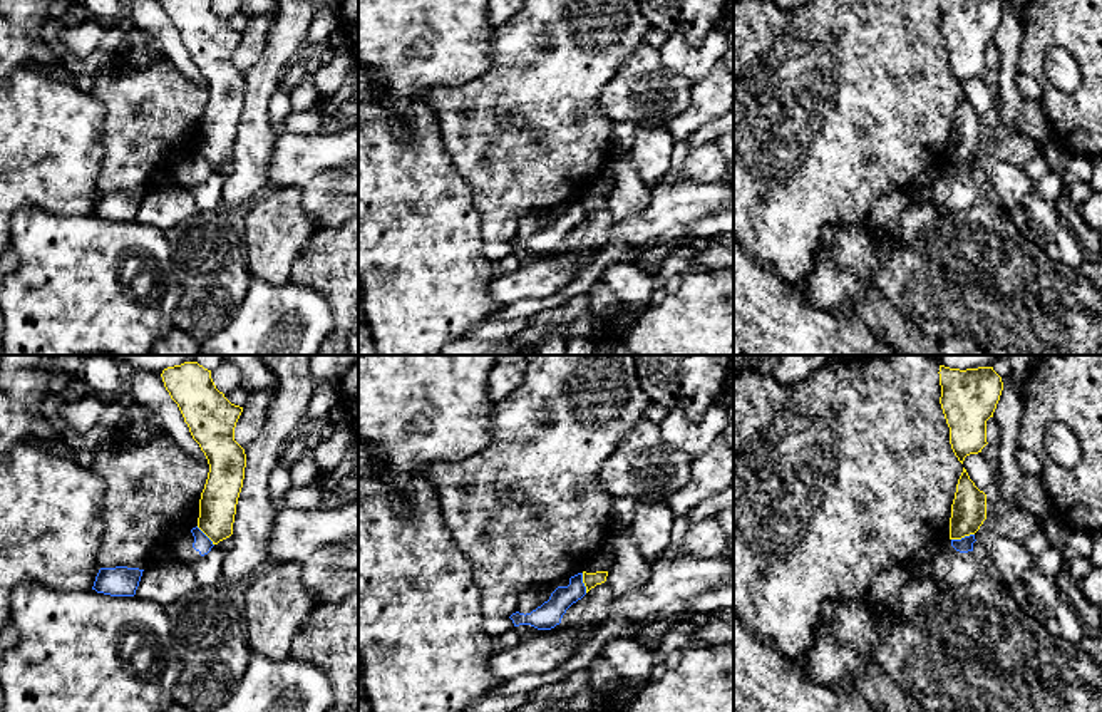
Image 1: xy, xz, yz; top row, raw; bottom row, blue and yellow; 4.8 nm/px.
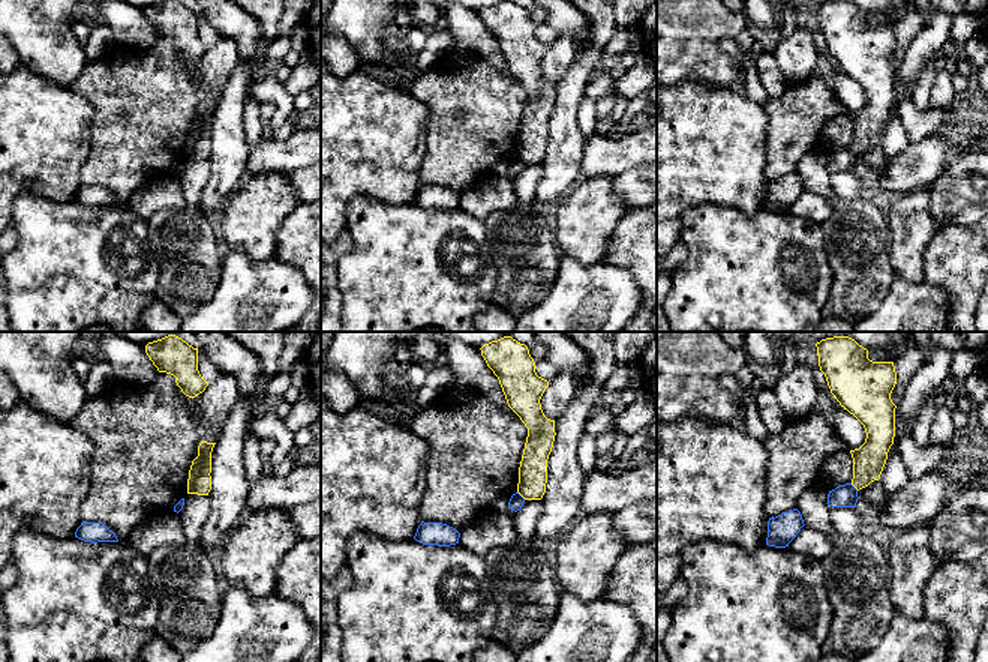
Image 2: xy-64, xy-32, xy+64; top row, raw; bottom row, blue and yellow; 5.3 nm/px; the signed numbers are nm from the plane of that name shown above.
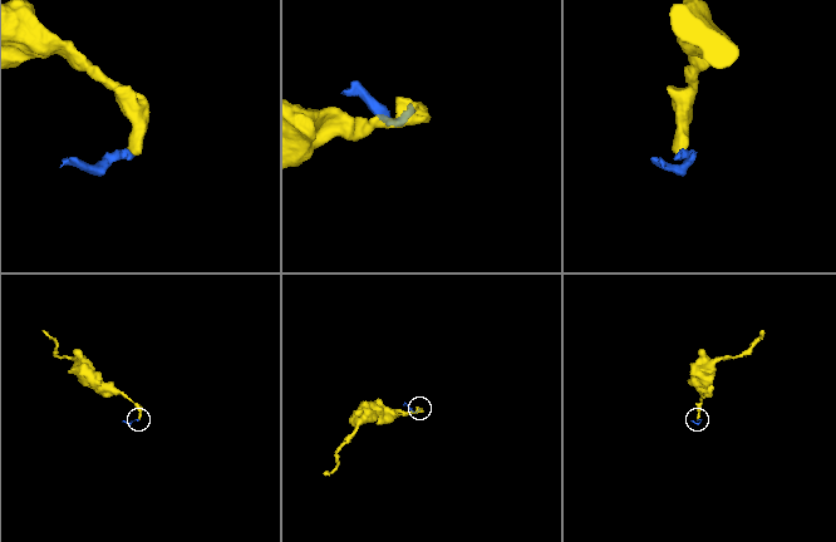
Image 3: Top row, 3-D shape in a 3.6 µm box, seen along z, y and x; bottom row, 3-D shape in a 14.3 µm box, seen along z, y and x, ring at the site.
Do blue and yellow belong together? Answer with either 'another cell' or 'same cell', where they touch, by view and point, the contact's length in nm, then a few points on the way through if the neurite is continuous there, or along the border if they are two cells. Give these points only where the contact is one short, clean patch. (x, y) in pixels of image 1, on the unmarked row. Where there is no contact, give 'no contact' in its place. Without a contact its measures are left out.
another cell | yz (962, 163) | 120 nm | along yz (973, 158), (952, 165)

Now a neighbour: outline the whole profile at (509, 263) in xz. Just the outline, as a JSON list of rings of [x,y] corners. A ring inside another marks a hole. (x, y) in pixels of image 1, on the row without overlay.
[[[516,251],[509,253],[507,256],[494,261],[494,266],[496,266],[496,273],[497,275],[506,275],[506,273],[512,273],[516,271],[519,266],[521,266],[521,260],[518,256]]]

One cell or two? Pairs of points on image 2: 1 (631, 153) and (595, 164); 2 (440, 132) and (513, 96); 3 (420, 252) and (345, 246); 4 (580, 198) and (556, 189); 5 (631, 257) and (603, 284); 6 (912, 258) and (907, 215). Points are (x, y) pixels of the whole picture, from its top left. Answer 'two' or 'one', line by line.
1: one
2: one
3: two
4: two
5: two
6: one

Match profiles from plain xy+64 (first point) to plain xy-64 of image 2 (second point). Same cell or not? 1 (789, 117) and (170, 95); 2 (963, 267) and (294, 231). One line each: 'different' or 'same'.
1: same
2: same

